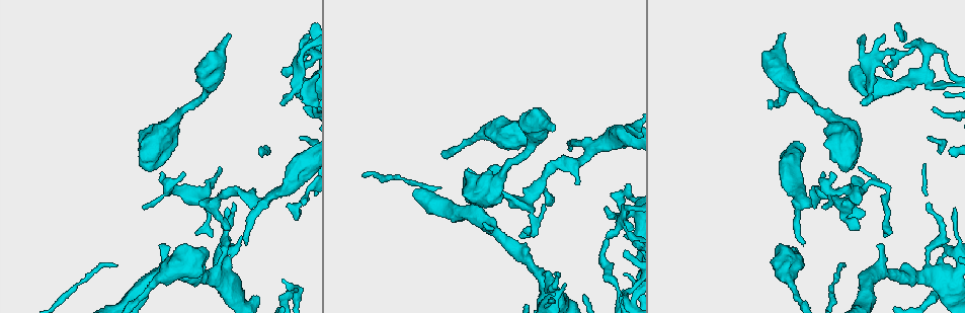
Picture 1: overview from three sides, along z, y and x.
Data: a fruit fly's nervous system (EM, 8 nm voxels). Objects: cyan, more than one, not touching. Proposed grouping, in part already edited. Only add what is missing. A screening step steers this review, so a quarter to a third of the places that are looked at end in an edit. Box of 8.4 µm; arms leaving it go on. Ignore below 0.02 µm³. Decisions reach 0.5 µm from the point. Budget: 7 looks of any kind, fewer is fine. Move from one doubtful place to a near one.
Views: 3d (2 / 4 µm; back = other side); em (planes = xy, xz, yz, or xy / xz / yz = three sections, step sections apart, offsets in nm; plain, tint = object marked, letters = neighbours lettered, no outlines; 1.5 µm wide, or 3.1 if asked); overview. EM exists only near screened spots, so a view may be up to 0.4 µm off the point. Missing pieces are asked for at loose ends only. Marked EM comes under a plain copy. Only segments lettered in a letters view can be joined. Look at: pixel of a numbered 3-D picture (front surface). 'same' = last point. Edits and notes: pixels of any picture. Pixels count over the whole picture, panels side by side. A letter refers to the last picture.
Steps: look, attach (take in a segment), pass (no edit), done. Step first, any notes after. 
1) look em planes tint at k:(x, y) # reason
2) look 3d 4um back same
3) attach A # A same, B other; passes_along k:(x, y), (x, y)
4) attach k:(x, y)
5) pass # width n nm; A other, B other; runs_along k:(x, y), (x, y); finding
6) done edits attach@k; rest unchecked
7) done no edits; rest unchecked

look em yz step 8 letters at 1:(554, 130) # long arm stops here

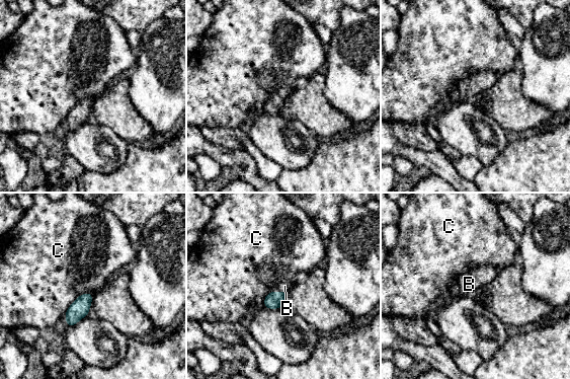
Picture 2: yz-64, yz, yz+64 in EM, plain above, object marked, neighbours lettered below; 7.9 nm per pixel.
attach B # B same, C other; passes_along 2:(273, 300), (278, 292), (284, 286); it goes on there

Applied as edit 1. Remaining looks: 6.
look overview # redraw

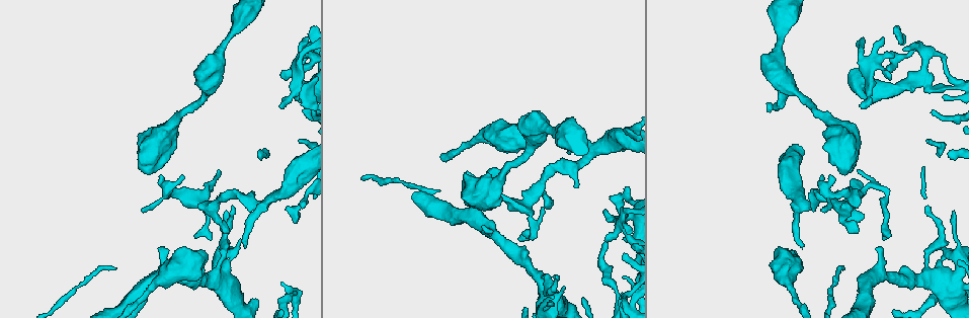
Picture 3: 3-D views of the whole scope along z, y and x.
look em xy step 8 tint at 3:(204, 255) # branch stops here

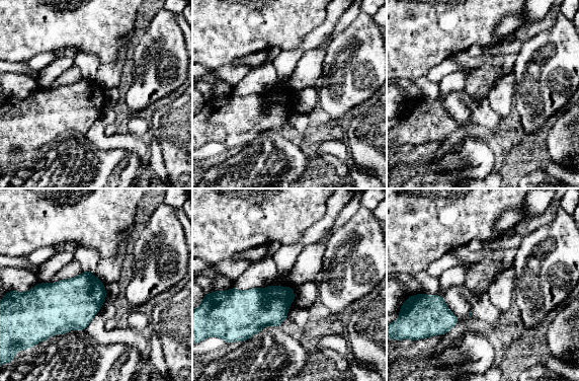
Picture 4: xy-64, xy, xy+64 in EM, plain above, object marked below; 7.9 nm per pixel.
look em yz step 8 letters same # cut it another way

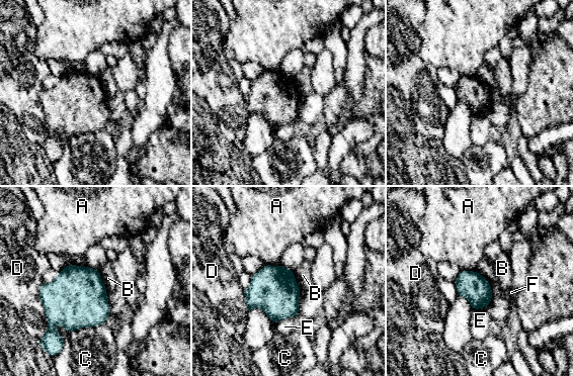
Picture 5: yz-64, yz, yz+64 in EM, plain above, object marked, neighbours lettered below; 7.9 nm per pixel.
pass # width 220 nm; A other, B other, C other, D other, E other, F other; none of them fits

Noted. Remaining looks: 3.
look 3d 4um at 3:(926, 207) # an open end

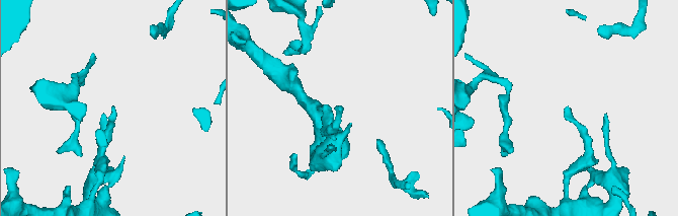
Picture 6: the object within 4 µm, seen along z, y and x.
look em planes letters at 6:(565, 108)

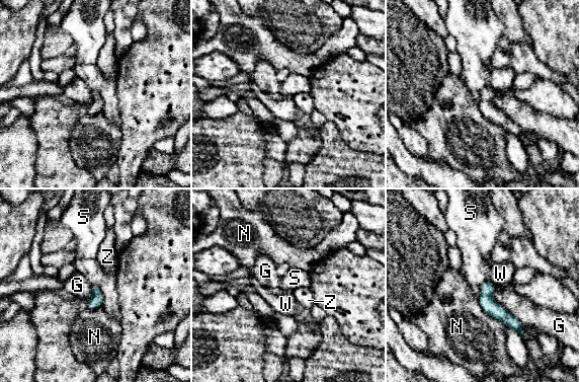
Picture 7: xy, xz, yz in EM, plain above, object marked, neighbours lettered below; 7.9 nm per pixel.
pass # G other, N other, S other, W other, Z other; runs_along 7:(485, 286), (486, 299), (519, 329); none of them fits

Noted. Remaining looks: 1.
done edits attach@2; rest unchecked

